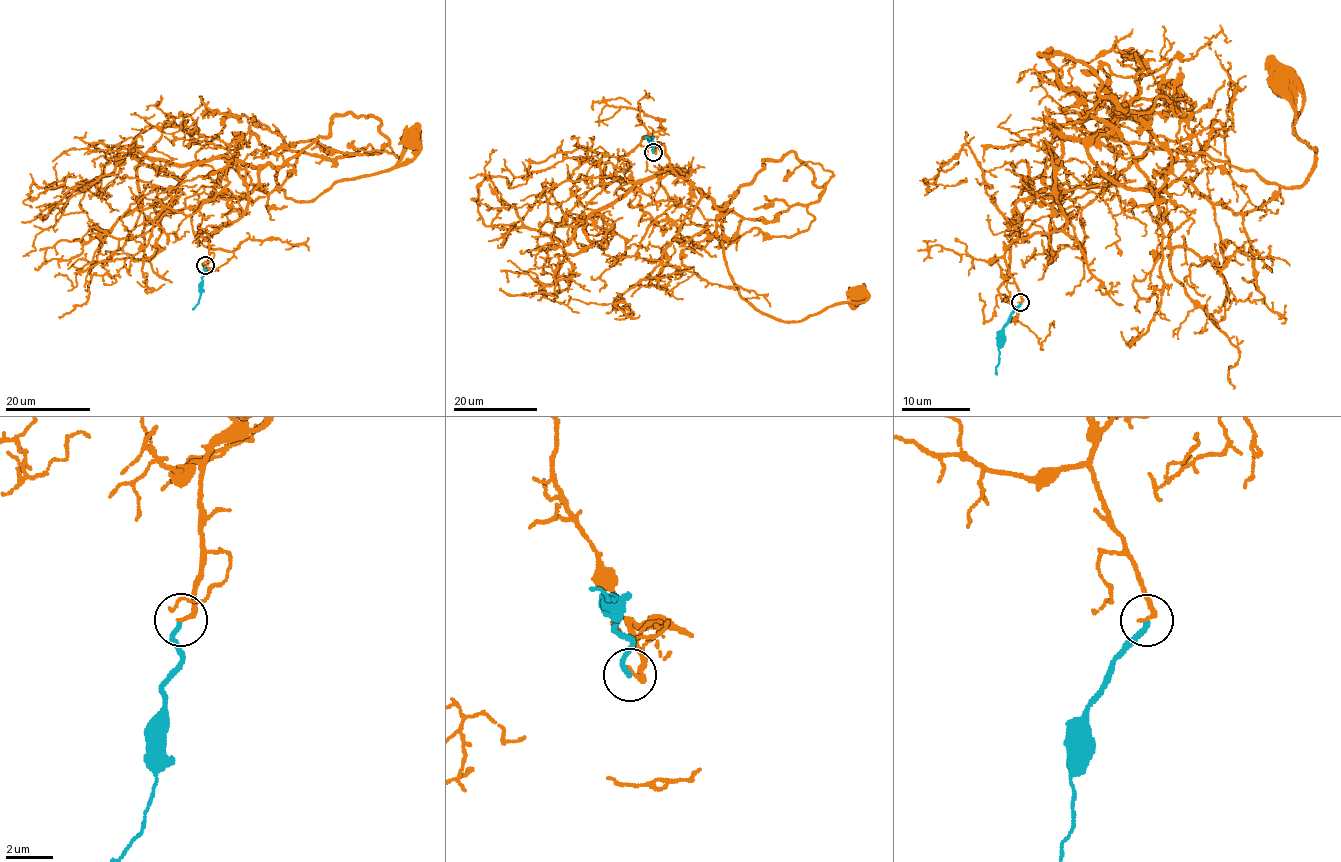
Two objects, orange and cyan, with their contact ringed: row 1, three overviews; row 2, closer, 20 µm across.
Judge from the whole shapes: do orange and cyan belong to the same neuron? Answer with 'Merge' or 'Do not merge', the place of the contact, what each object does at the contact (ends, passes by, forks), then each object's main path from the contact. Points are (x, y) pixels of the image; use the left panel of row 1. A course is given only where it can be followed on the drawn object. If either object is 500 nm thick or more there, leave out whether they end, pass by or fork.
Do not merge. Place: (205, 265). At the ring orange ends. At the ring cyan ends. Course of orange: (205, 265), (215, 228), (247, 203), (238, 162), (270, 164), (286, 198), (308, 201), (390, 170), (409, 136). Course of cyan: (205, 265), (202, 290), (192, 309)

